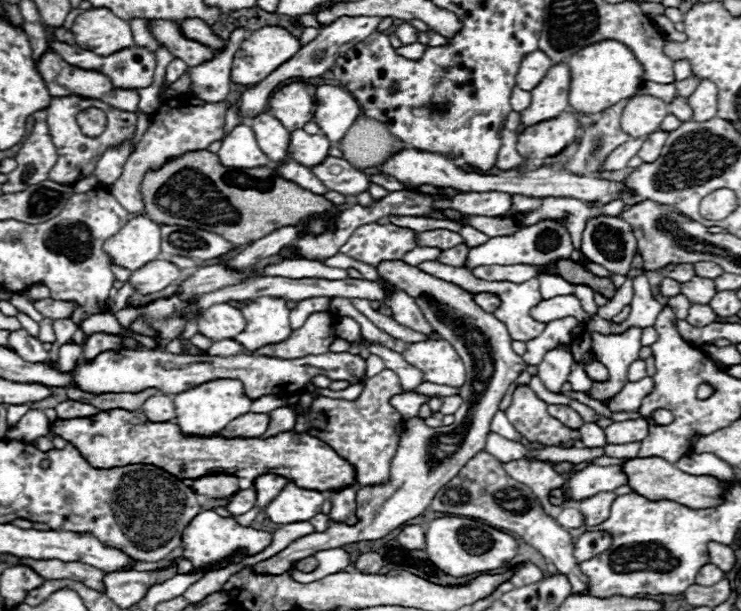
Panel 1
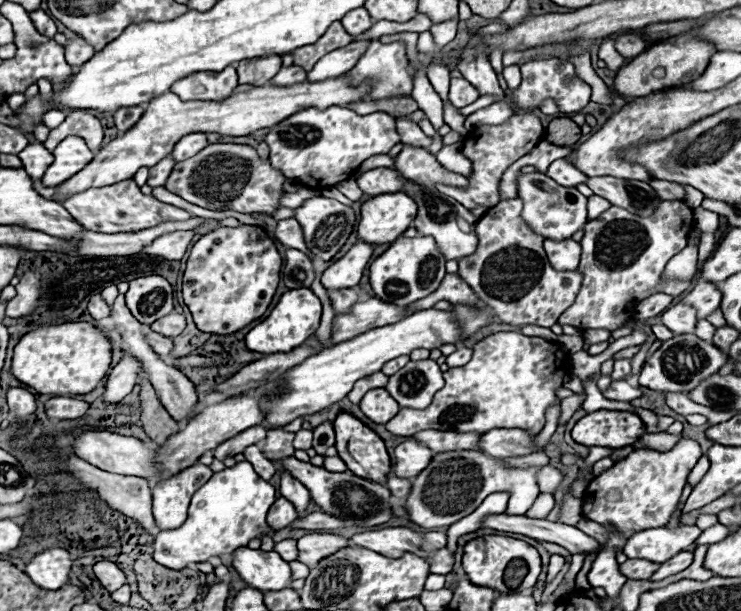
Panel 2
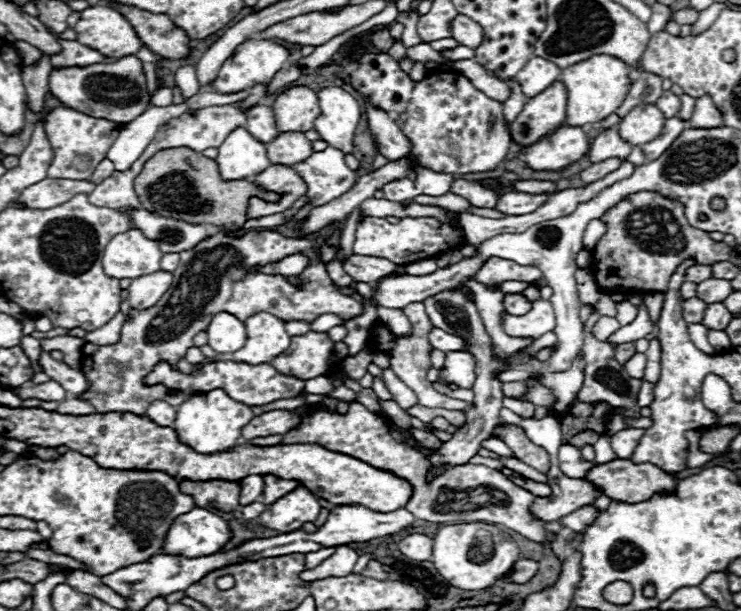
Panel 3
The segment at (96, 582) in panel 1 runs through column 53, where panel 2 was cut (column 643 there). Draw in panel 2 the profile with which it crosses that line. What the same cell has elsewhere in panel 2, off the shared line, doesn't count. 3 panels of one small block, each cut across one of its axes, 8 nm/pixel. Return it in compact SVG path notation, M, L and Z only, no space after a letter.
M626 560L620 564L620 572L630 580L648 580L660 566L656 562L646 560Z

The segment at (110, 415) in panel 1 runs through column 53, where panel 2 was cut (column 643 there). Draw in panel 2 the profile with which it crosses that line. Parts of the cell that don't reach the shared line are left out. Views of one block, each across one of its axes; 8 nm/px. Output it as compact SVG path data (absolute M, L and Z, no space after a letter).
M598 410L576 422L572 428L572 438L584 446L622 448L634 444L644 432L644 422L632 412Z

